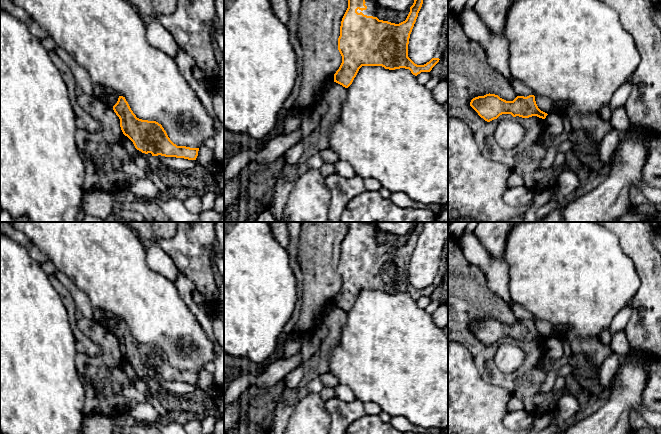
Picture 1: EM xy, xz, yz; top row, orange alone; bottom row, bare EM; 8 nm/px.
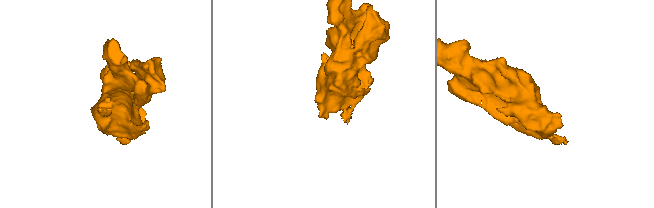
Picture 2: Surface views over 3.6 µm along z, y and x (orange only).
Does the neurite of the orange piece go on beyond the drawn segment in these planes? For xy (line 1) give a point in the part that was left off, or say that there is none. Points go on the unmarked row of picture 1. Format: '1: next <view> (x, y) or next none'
1: next none

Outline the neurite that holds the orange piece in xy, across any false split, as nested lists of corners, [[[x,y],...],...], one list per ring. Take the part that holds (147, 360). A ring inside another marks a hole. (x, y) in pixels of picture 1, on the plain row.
[[[119,320],[113,334],[120,343],[123,358],[133,366],[137,374],[145,378],[151,377],[152,380],[196,384],[199,372],[174,368],[161,348],[137,342],[125,321]]]

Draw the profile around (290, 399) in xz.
[[[298,387],[289,389],[290,393],[283,399],[283,404],[286,405],[295,405]]]

